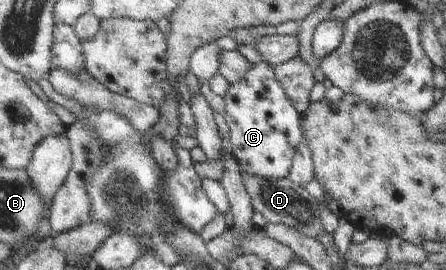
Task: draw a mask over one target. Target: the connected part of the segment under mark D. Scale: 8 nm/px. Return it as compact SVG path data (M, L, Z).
M241 170L241 176L243 176L243 184L251 195L256 211L260 212L267 222L287 224L291 228L304 230L313 237L321 234L321 232L325 233L317 199L309 194L306 189L293 184L289 178L261 178L261 176L247 174L245 170Z

